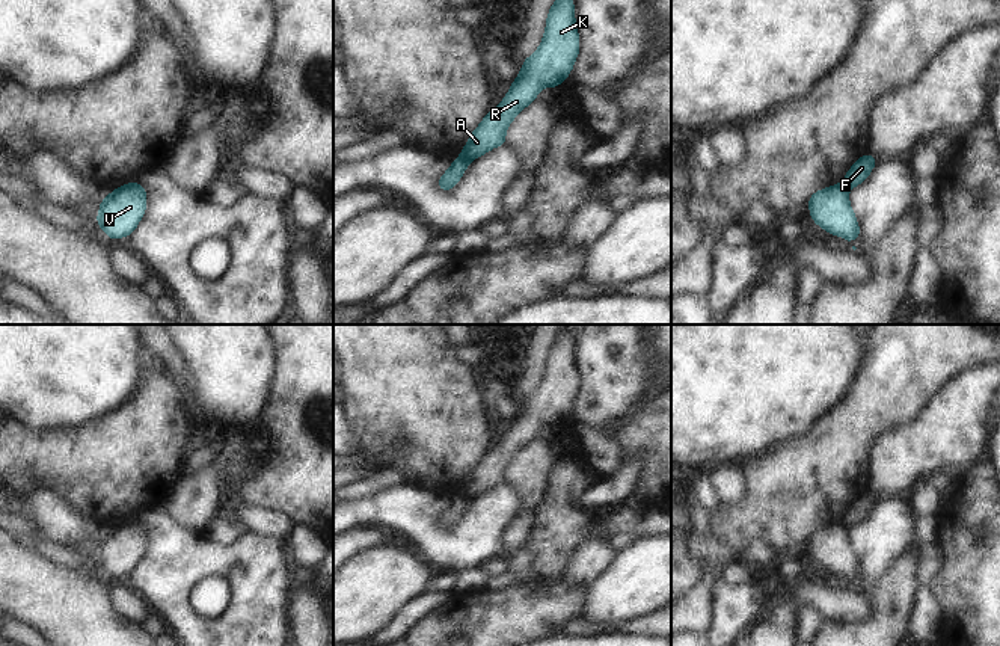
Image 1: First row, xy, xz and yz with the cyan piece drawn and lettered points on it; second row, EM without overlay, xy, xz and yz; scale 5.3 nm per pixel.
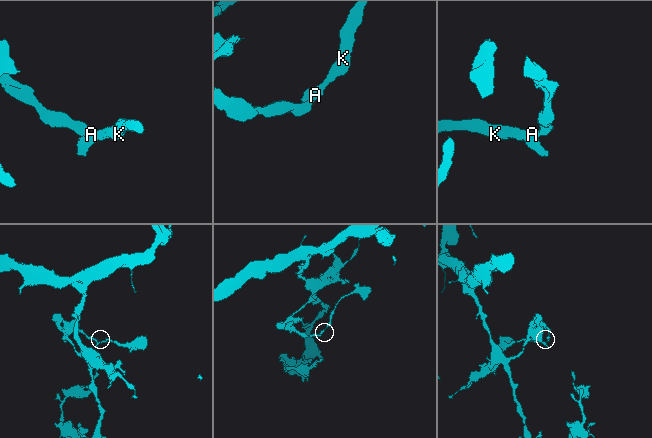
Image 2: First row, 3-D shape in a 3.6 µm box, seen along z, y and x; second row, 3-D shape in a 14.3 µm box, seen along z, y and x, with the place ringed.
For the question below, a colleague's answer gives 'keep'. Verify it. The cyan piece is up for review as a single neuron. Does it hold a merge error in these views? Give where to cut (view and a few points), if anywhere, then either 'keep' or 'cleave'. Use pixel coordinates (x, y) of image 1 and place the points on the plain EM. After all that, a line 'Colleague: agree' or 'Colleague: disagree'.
cut in xz along (460, 494), (469, 498); cleave
Colleague: disagree

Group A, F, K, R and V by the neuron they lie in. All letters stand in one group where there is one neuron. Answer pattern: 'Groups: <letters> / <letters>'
Groups: A K R V / F

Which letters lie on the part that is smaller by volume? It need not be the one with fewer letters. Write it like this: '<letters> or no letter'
A, K, R, V

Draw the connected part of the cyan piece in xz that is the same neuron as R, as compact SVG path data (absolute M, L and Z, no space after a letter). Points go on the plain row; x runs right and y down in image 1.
M563 329L548 352L546 370L537 389L523 398L502 441L480 460L460 491L472 500L495 484L505 481L505 468L517 451L532 441L543 424L551 427L563 421L579 391L579 373L575 365L573 338Z

